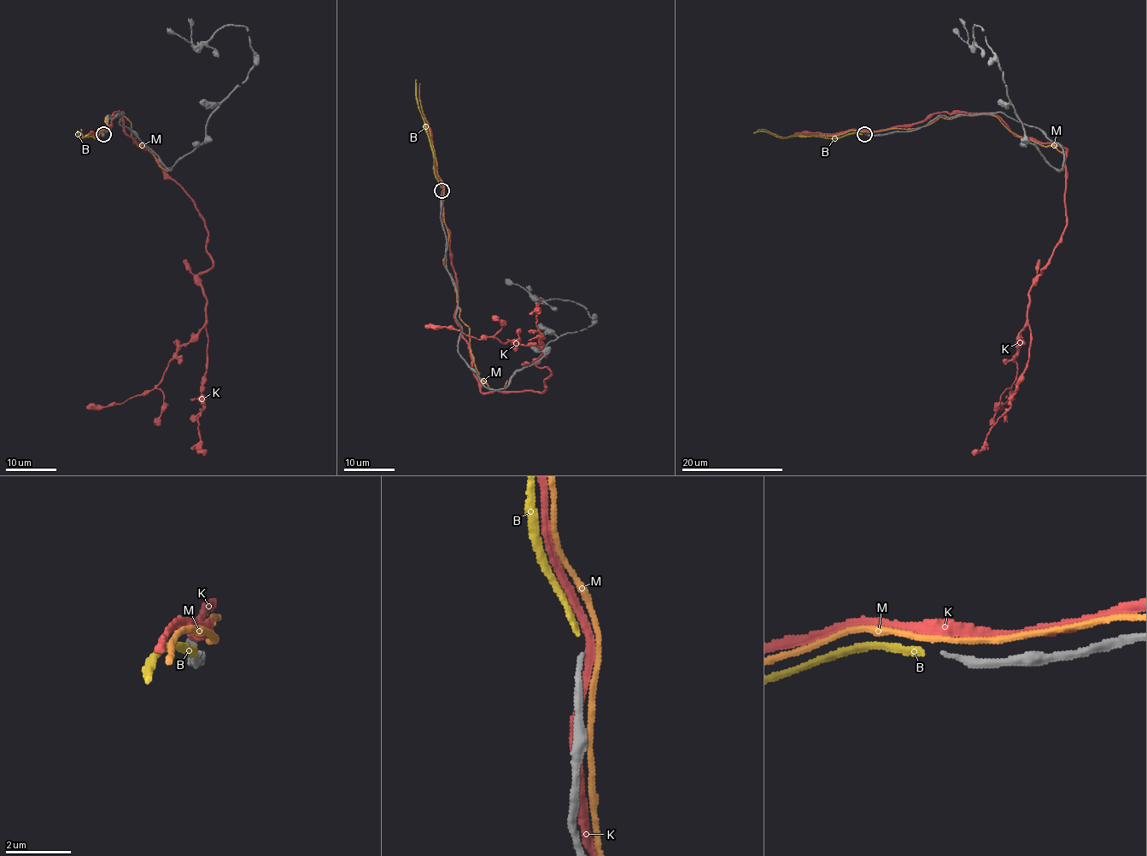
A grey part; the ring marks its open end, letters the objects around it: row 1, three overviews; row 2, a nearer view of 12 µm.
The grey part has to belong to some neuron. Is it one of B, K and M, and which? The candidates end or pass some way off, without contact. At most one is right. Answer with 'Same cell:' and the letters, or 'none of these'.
Same cell: B

